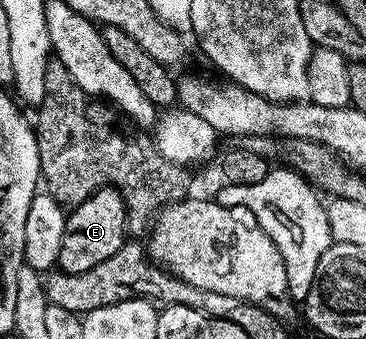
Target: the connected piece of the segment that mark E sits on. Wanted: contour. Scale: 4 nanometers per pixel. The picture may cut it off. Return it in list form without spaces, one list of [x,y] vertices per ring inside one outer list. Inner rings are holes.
[[[97,189],[91,197],[84,199],[84,203],[69,210],[64,227],[64,240],[58,248],[57,268],[63,273],[92,271],[96,263],[112,259],[112,255],[116,255],[116,251],[120,251],[120,247],[125,245],[127,240],[126,200],[118,189]]]

